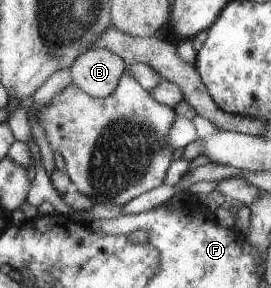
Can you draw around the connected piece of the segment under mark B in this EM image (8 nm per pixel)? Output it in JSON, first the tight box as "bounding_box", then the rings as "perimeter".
{"bounding_box":[70,49,126,98],"perimeter":[[[88,49],[70,67],[74,84],[89,95],[104,98],[116,90],[126,66],[120,55],[108,49]]]}

